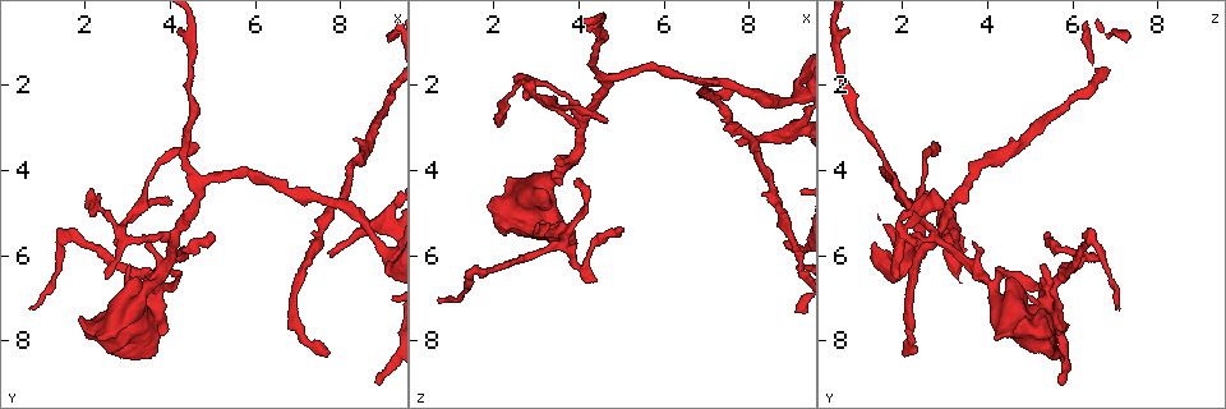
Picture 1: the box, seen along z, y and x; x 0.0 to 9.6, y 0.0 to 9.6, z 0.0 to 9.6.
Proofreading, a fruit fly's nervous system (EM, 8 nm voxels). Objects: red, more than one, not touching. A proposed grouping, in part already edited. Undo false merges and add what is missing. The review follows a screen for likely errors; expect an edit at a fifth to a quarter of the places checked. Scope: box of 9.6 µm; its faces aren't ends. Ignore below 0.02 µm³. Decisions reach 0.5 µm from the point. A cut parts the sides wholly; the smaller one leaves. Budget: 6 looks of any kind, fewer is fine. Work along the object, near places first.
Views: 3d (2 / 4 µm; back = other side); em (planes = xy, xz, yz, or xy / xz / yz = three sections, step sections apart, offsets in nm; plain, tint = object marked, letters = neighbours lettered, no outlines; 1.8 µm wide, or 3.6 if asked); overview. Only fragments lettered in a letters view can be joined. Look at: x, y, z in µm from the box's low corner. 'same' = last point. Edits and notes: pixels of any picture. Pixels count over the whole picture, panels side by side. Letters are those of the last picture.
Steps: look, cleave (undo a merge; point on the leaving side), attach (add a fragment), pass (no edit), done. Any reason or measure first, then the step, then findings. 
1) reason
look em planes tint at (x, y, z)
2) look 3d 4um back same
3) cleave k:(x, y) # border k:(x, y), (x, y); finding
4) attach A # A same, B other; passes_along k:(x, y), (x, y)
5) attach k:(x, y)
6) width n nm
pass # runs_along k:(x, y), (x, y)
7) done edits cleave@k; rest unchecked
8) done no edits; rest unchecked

long arm stops here
look 3d 4um at (0.70, 7.20, 7.00)

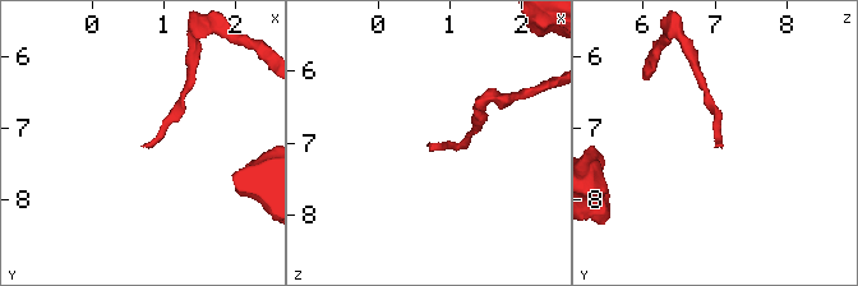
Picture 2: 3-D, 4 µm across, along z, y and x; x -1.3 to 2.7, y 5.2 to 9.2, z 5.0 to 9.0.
look em planes letters at (0.70, 7.20, 7.05)

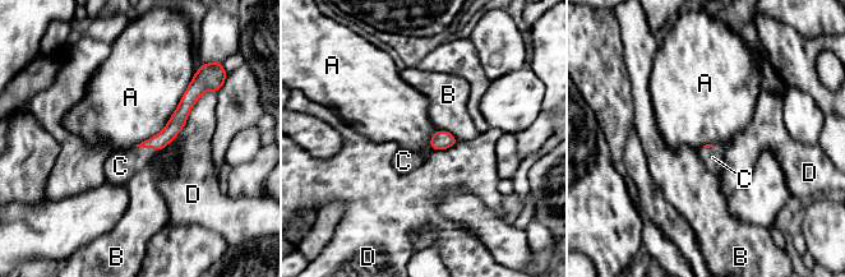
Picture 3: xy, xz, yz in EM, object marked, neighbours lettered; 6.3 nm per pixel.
attach C # A other, B other, C same, D other; passes_along 3:(176, 123), (147, 147), (120, 166); the neuron continues

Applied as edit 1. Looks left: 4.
free end
look em planes letters at (3.10, 6.25, 5.25)

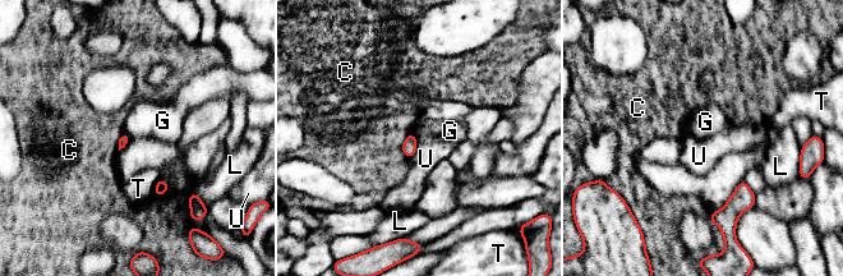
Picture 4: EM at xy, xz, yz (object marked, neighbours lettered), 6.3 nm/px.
pass # C other, G other, L other, T other, U other; no lettered fragment goes on from it

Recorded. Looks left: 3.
thin end
look 3d 2um at (7.70, 6.00, 3.35)

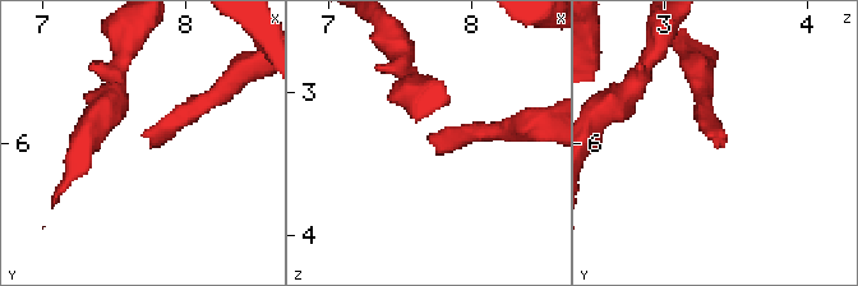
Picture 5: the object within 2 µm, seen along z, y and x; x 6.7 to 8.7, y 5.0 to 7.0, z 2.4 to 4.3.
look em planes letters at (7.72, 5.96, 3.32)

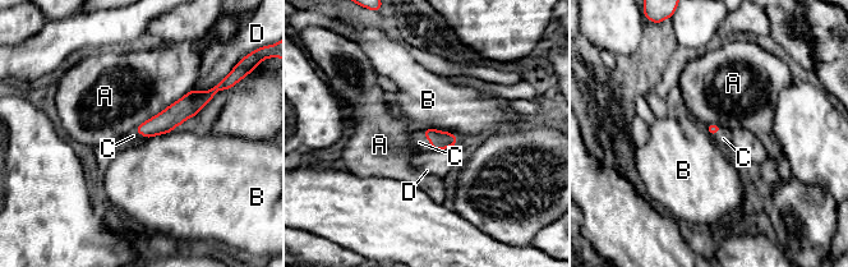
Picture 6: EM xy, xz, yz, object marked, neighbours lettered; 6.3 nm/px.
attach C # A other, B other, C same, D other; it goes on there

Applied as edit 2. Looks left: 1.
done edits attach@3, attach@6; rest unchecked

